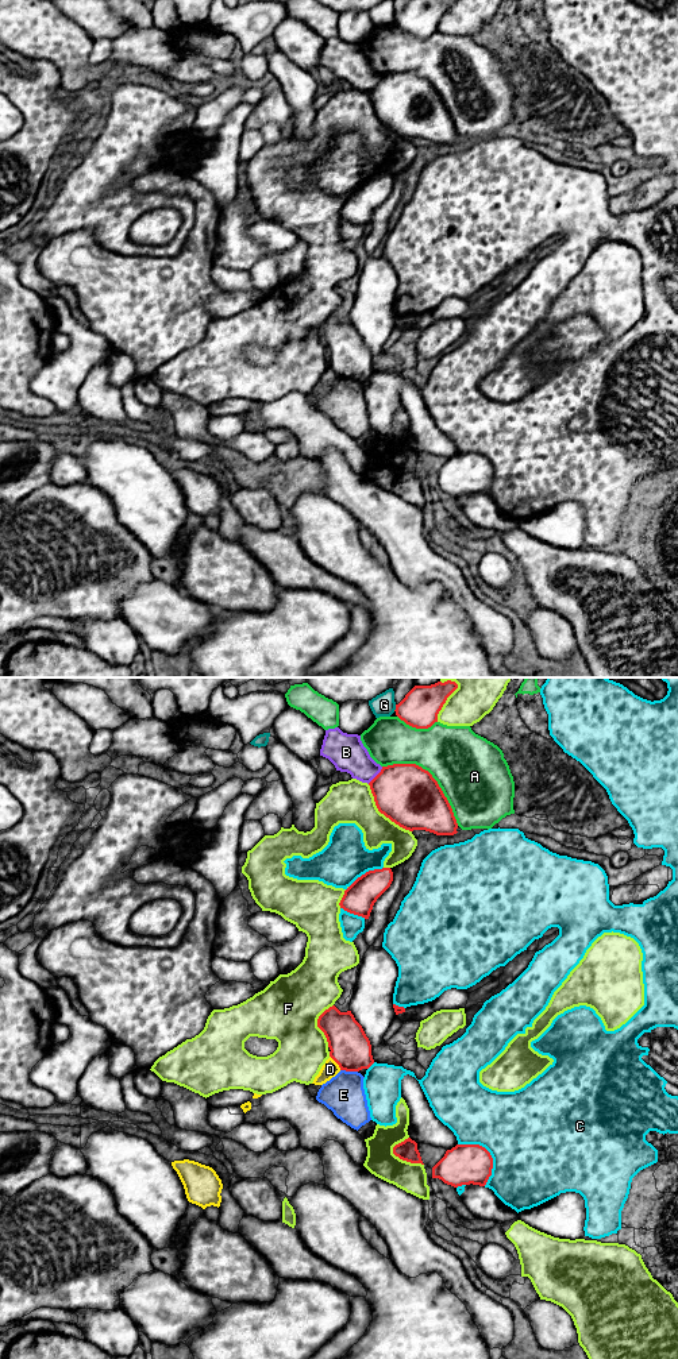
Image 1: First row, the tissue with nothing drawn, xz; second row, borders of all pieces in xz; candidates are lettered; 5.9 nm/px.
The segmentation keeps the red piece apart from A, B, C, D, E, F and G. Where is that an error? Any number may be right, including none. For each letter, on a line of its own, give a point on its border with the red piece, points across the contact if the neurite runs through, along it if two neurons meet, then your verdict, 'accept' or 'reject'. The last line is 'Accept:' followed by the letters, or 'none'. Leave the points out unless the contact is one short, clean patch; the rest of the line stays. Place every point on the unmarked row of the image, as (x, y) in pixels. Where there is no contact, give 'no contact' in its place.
A: xz (431, 85) | reject
B: xz (377, 84) | reject
C: xz (489, 463) | reject
D: xz (335, 370) | along xz (330, 365), (341, 378) | reject
E: xz (349, 379) | along xz (341, 378), (357, 381) | reject
F: xz (382, 122) | reject
G: xz (396, 16) | reject
Accept: none

